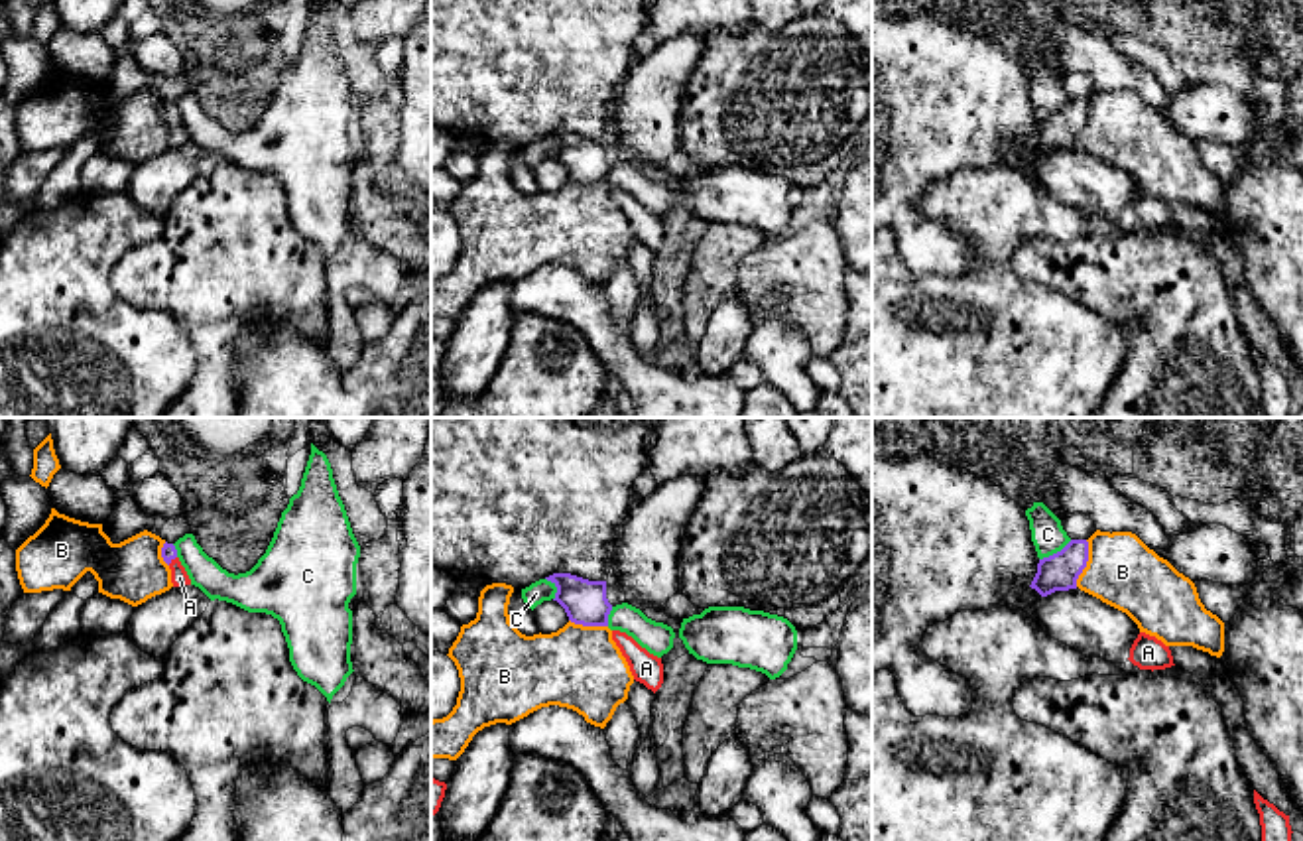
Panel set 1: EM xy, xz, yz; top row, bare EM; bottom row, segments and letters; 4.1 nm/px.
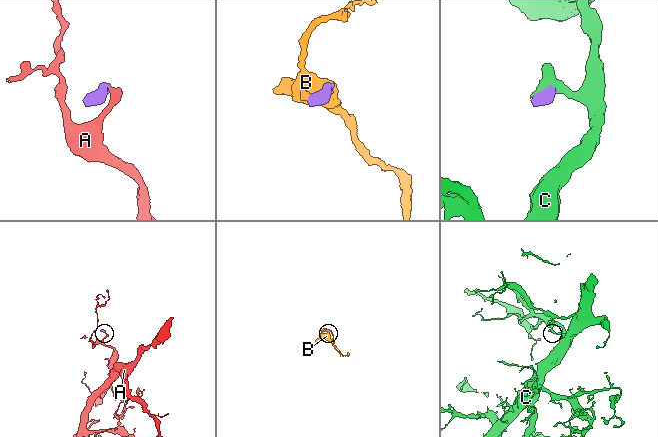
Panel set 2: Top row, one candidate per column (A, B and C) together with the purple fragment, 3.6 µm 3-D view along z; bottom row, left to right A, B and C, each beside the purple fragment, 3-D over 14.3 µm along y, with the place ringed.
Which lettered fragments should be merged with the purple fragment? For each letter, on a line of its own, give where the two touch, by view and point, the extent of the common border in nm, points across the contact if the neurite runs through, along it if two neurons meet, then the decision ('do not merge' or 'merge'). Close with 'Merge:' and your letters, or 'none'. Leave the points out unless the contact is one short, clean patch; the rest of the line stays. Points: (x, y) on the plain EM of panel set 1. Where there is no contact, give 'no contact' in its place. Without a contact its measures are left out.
A: meets purple in xy at (172, 117); contact 50 nm long; runs through xy (168, 111), (172, 117), (180, 136); merge
B: meets purple in yz at (1085, 123); contact 200 nm long; do not merge
C: meets purple in yz at (1057, 111); contact 160 nm long; do not merge
Merge: A

